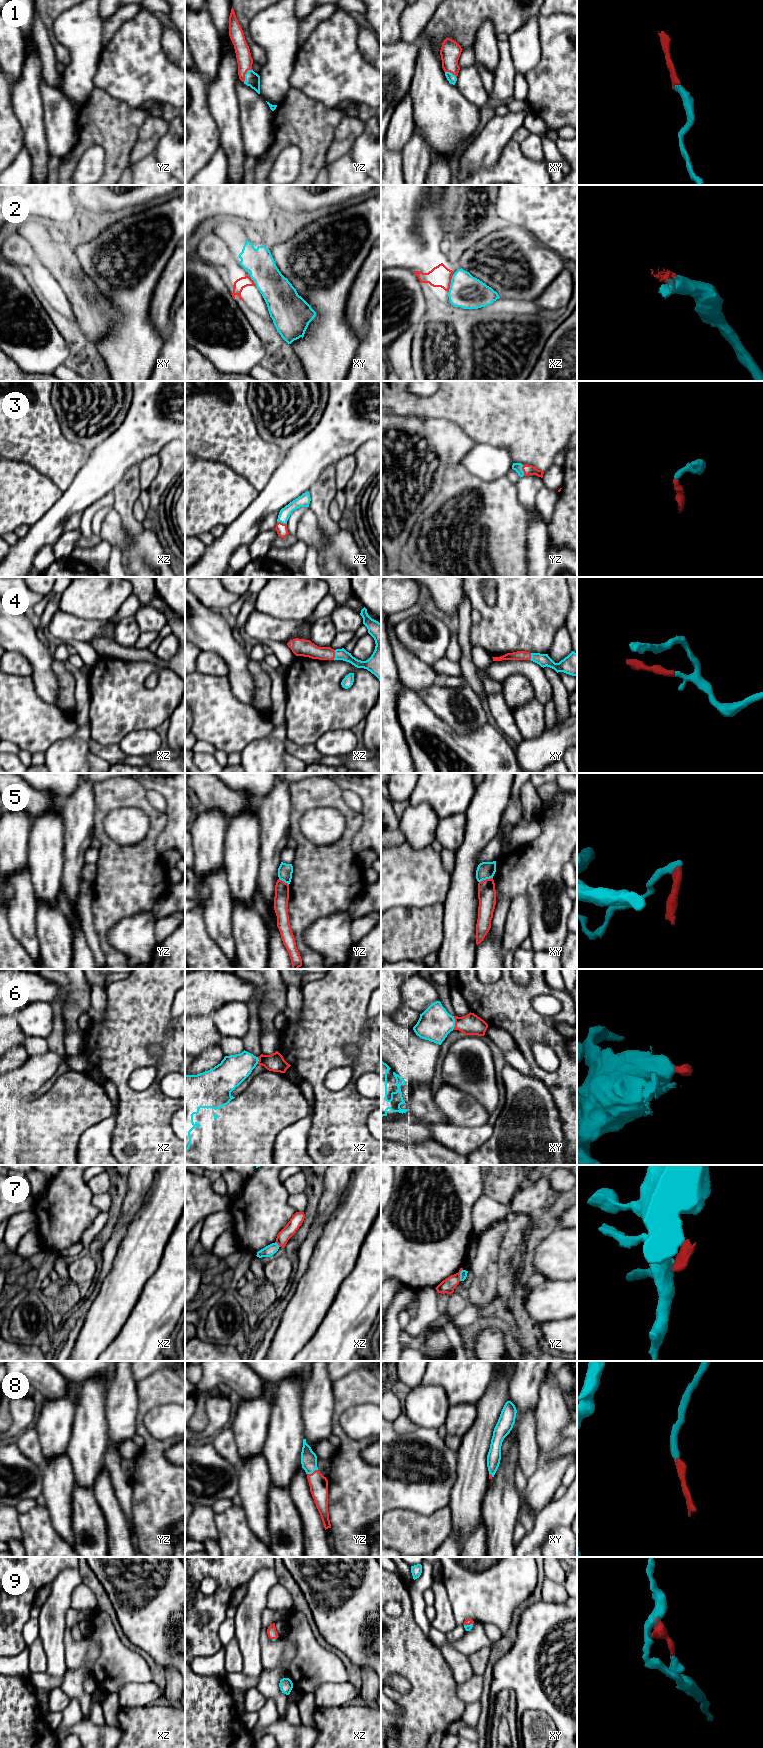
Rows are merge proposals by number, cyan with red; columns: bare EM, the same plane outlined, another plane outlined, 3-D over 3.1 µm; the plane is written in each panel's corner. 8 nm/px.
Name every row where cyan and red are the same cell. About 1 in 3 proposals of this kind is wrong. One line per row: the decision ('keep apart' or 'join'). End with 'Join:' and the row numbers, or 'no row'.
1: join
2: keep apart
3: join
4: join
5: keep apart
6: join
7: keep apart
8: join
9: join
Join: 1, 3, 4, 6, 8, 9

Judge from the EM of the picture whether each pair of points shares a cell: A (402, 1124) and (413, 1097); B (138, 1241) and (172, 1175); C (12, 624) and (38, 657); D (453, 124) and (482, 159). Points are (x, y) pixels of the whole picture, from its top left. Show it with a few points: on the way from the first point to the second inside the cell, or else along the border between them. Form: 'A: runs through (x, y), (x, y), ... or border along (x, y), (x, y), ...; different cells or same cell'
A: border along (411, 1117), (424, 1123); different cells
B: runs through (153, 1225), (171, 1191); same cell
C: runs through (16, 632), (33, 649); same cell
D: border along (475, 137), (472, 141); different cells

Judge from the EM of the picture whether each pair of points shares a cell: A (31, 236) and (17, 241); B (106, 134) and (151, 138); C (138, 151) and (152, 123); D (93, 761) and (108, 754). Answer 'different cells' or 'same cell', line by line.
A: different cells
B: different cells
C: same cell
D: different cells

